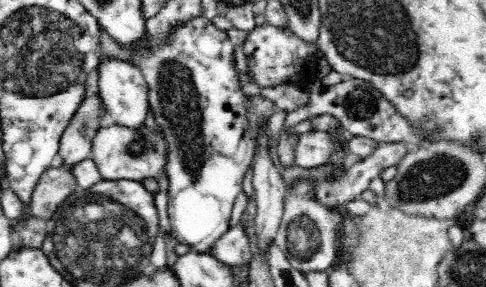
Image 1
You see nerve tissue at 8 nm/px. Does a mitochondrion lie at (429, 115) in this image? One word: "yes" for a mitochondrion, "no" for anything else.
yes

